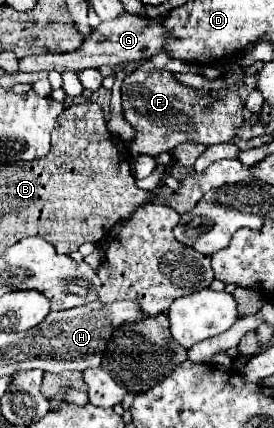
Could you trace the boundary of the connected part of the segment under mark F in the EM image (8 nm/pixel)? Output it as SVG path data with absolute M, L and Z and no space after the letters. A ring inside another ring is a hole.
M144 61L140 69L130 73L122 83L122 111L124 119L138 131L132 141L132 155L160 155L174 149L180 143L194 141L204 145L226 143L236 137L234 131L242 125L244 103L232 93L224 99L212 99L210 95L198 97L192 87L178 83L172 73L154 71L150 61Z

